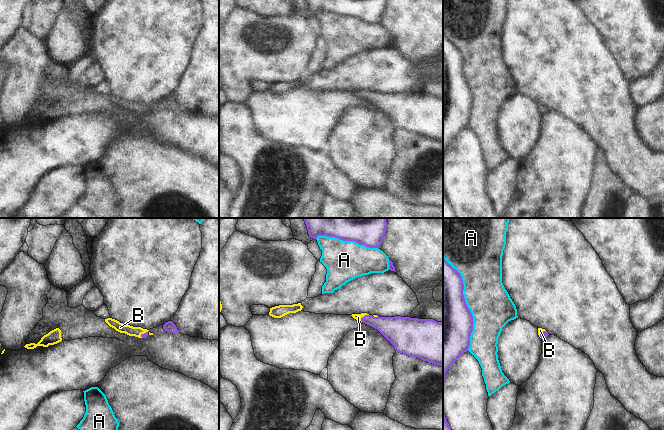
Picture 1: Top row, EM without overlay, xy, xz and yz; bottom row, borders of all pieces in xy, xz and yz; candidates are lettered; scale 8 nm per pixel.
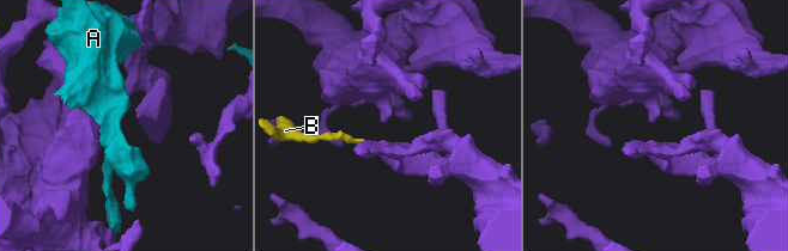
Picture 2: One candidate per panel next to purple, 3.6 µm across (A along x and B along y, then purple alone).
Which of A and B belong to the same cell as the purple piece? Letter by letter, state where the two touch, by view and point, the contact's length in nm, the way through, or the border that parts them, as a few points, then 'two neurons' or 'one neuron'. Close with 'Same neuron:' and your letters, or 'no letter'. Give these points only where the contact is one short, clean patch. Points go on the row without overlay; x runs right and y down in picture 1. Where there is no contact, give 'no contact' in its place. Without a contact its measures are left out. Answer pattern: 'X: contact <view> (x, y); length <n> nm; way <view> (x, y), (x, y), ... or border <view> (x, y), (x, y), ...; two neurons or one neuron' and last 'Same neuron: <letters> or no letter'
A: contact yz (466, 80); length 800 nm; two neurons
B: contact xz (364, 92); length 90 nm; way xz (392, 104), (371, 97), (364, 92), (358, 93); one neuron
Same neuron: B

